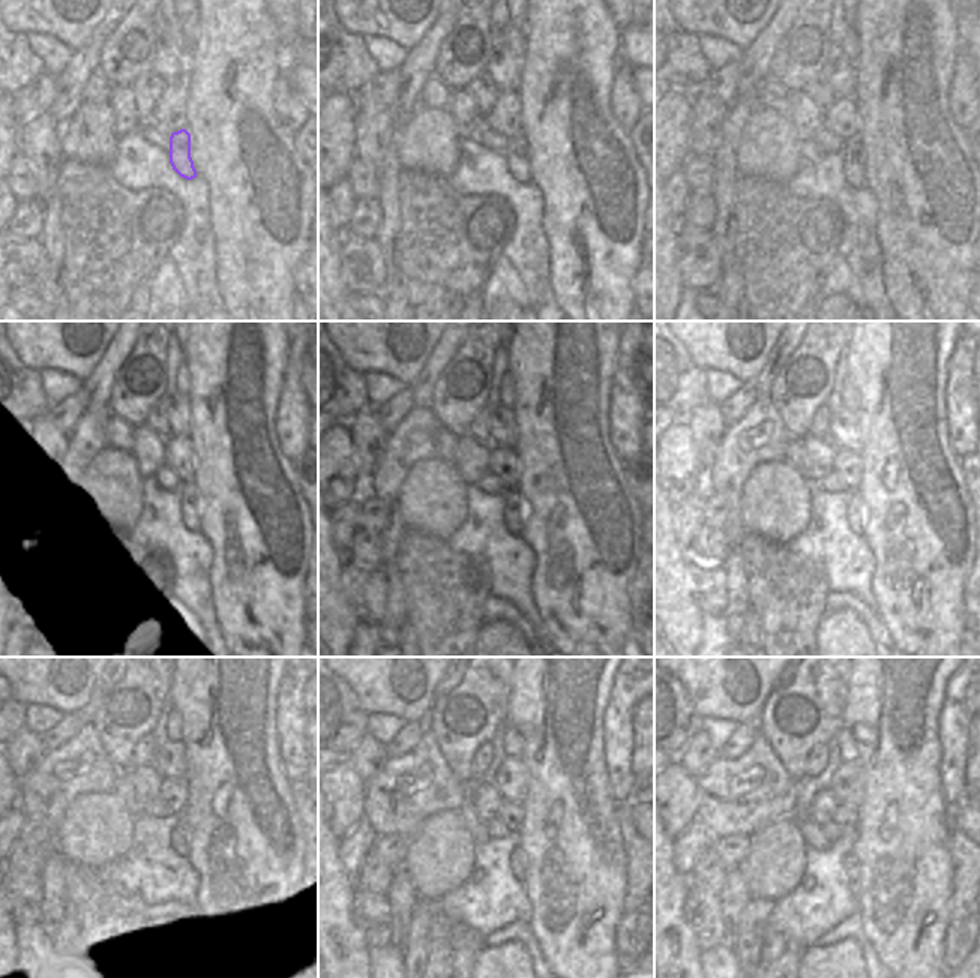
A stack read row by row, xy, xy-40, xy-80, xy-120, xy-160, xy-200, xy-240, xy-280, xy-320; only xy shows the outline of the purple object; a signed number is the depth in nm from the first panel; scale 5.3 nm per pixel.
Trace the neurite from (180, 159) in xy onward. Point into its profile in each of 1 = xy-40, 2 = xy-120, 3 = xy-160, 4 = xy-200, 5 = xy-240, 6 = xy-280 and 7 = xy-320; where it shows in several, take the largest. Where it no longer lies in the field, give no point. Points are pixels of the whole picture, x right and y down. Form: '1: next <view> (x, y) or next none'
1: next xy-40 (517, 158)
2: next xy-120 (188, 497)
3: next xy-160 (517, 512)
4: next xy-200 (857, 513)
5: next xy-240 (179, 839)
6: next xy-280 (518, 861)
7: next xy-320 (851, 864)

